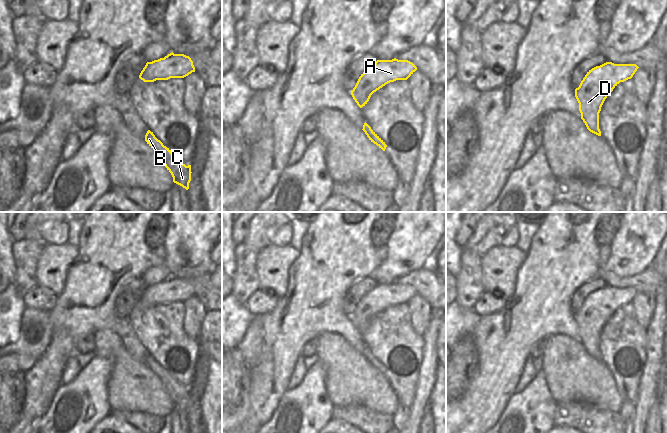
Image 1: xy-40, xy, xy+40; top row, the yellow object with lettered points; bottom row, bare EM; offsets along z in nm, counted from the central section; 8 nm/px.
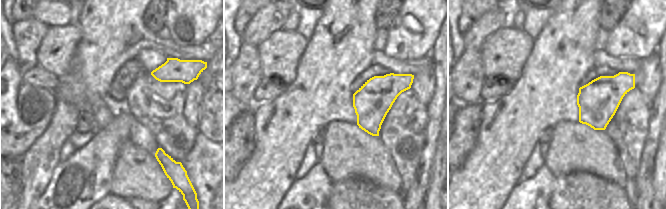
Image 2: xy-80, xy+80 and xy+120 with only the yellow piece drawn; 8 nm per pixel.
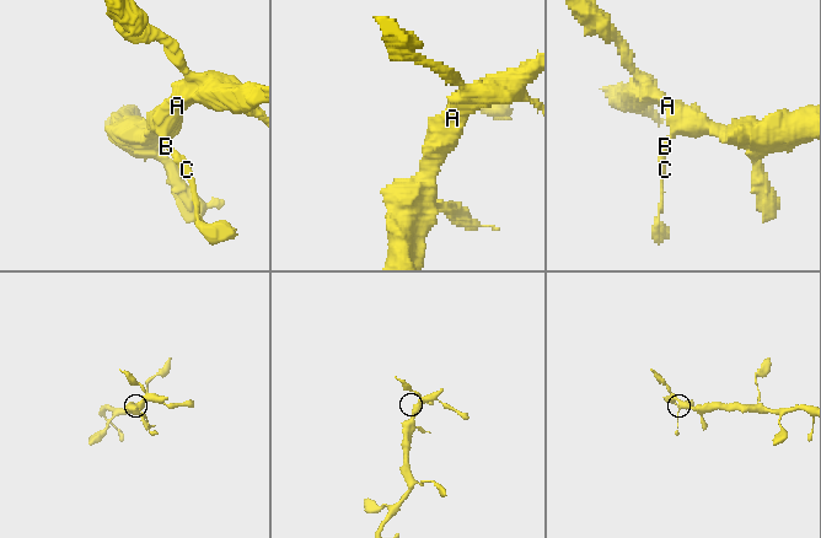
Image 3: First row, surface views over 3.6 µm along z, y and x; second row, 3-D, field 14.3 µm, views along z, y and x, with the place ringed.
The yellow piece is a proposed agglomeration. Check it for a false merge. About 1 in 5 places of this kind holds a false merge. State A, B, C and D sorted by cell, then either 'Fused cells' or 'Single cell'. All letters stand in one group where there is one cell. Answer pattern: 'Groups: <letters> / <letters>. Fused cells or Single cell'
Groups: A B C D. Single cell

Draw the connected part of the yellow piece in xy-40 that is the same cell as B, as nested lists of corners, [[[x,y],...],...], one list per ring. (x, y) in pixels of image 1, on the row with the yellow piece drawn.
[[[148,130],[145,135],[145,141],[161,157],[165,167],[173,177],[173,182],[188,190],[192,173],[191,165],[186,166],[169,148],[164,146],[150,130]]]

